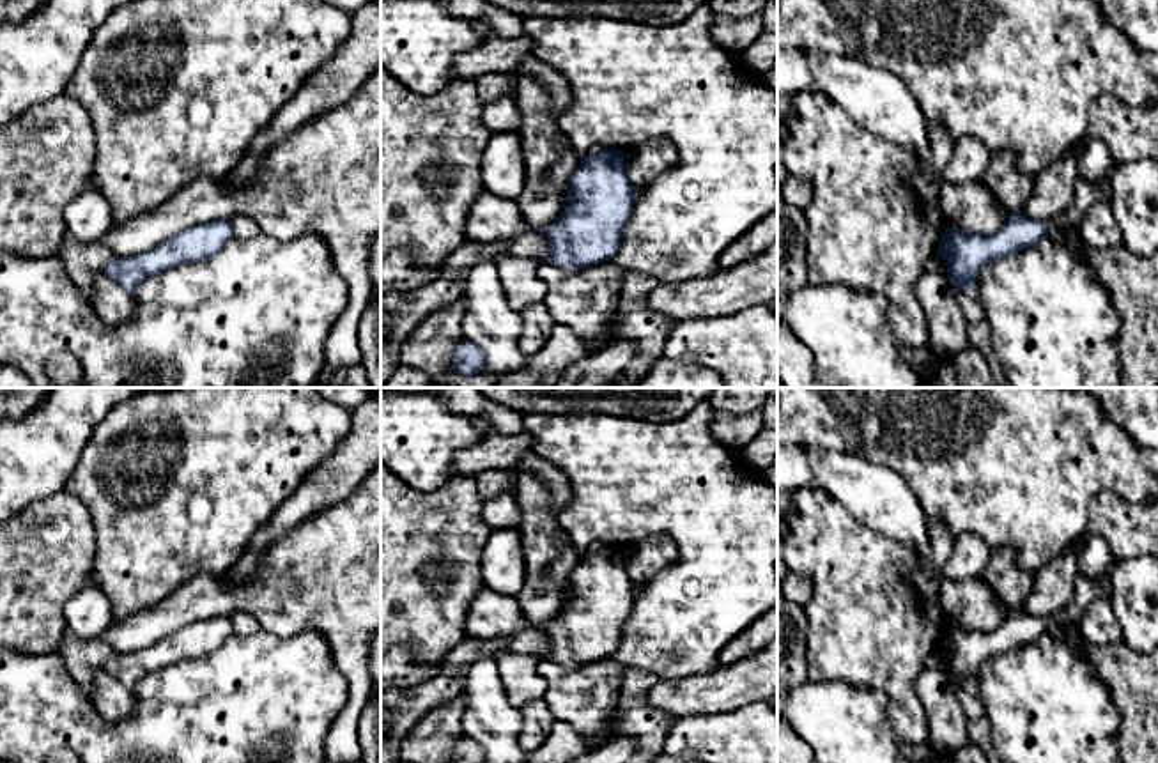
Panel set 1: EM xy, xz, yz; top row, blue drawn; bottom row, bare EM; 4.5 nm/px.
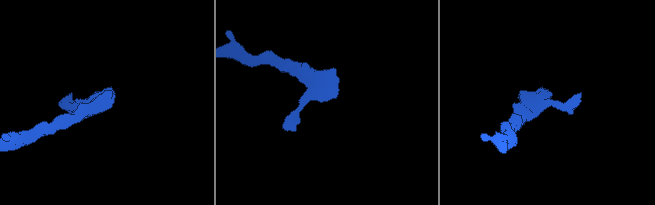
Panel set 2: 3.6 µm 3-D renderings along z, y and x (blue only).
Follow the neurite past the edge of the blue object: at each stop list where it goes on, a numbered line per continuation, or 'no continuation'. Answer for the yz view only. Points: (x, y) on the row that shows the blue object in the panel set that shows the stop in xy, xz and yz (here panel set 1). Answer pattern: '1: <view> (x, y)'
1: yz (1086, 193)

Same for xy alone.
no continuation

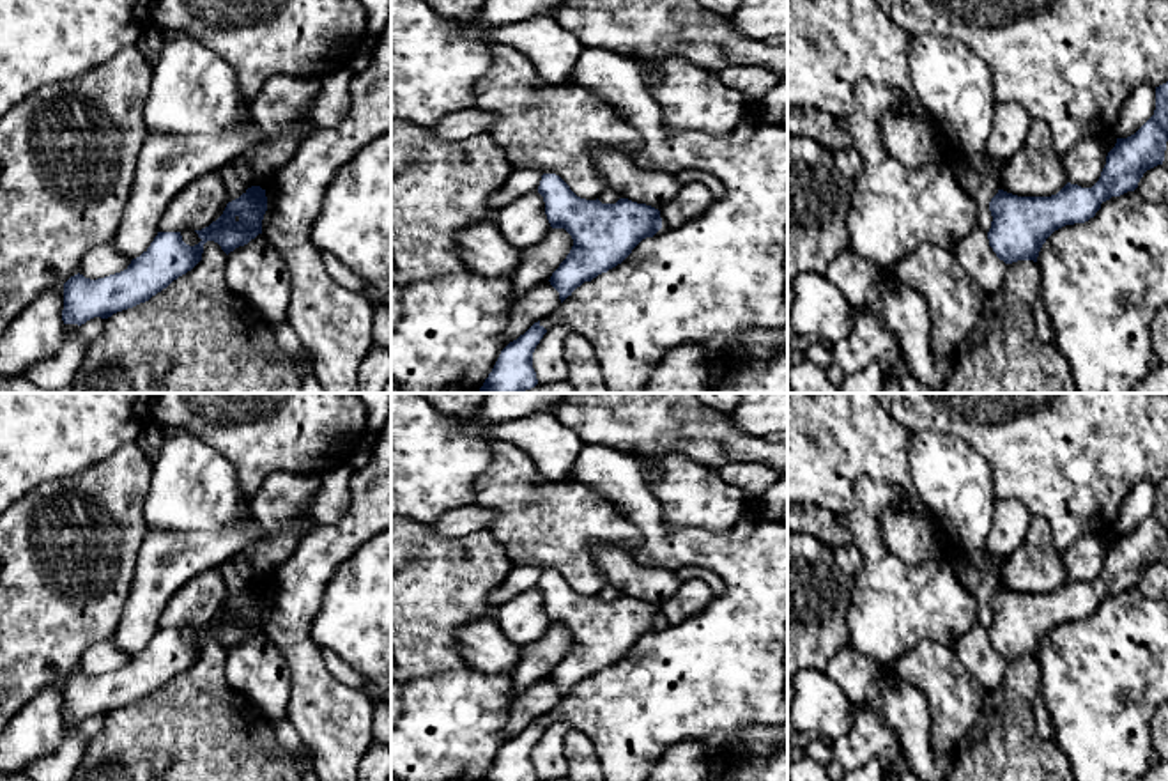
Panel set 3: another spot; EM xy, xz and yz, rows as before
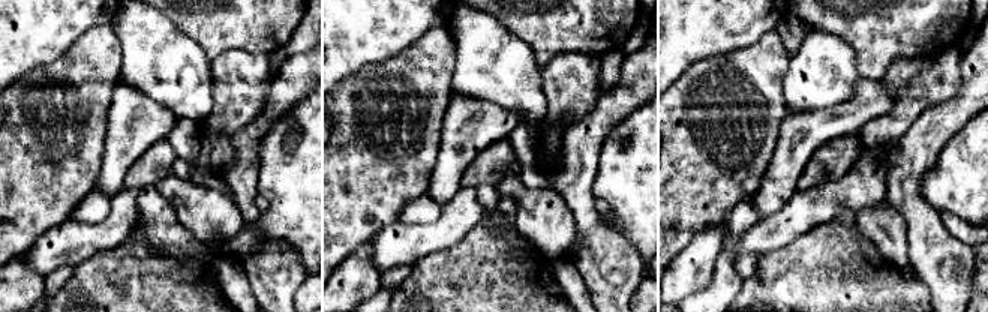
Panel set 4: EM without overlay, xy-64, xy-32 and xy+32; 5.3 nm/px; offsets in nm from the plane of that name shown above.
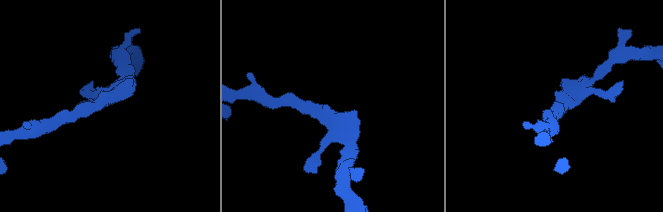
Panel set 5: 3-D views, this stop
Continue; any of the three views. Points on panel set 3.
no continuation

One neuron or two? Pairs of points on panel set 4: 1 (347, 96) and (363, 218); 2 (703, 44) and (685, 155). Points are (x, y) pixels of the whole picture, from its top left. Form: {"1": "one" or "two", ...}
{"1": "one", "2": "two"}

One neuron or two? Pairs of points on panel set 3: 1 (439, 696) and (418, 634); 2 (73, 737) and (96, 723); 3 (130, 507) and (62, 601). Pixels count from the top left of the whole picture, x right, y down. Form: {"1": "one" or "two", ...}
{"1": "two", "2": "two", "3": "one"}

